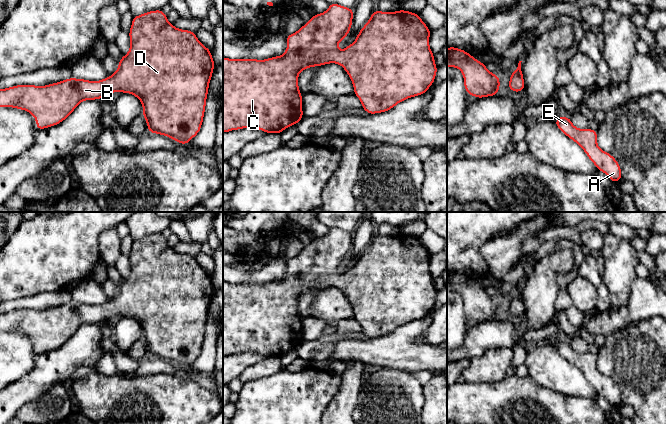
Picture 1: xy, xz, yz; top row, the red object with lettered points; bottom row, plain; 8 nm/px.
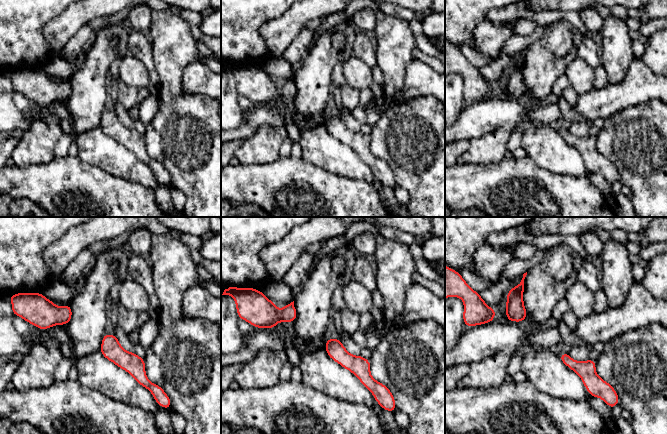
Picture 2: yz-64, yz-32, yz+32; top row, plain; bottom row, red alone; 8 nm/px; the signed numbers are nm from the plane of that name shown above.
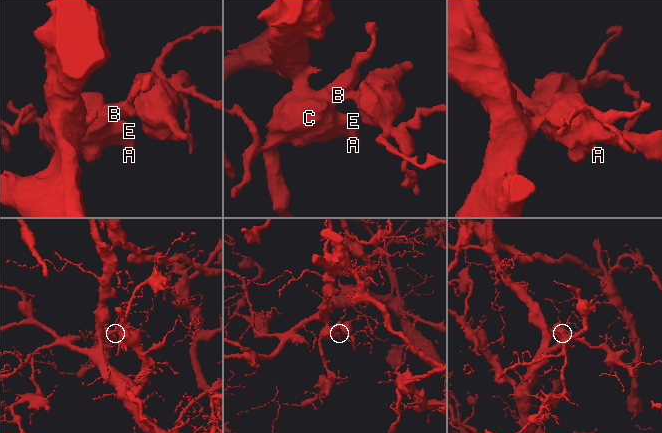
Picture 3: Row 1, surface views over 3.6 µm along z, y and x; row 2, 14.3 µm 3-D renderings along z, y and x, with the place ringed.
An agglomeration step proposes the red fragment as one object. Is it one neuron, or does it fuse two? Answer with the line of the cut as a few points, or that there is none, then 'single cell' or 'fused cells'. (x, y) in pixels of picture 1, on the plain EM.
cut none; single cell

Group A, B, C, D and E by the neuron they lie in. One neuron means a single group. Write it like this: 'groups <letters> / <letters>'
groups A B C D E

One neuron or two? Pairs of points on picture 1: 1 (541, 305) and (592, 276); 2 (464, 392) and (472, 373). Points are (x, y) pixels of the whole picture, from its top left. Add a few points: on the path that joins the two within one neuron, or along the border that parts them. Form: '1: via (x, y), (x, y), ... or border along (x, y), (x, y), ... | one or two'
1: border along (585, 252), (579, 266), (578, 275) | two
2: border along (465, 381), (492, 382) | two

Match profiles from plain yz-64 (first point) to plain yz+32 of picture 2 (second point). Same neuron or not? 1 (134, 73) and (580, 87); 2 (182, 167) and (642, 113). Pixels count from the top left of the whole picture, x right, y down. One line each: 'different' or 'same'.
1: same
2: same

